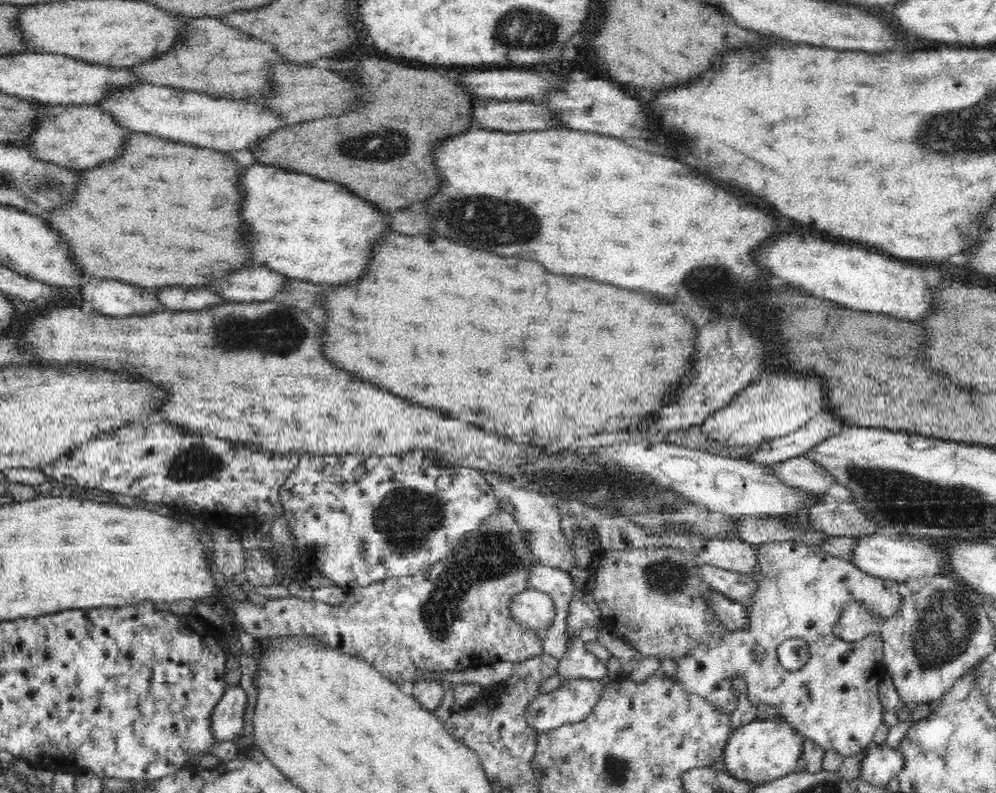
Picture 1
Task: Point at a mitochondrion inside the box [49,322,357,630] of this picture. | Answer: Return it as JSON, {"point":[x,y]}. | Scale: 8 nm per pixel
{"point":[197,462]}

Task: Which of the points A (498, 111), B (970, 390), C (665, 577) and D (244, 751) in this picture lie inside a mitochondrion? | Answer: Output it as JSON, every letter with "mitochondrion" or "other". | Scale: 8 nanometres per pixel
{"A":"other","B":"other","C":"mitochondrion","D":"other"}

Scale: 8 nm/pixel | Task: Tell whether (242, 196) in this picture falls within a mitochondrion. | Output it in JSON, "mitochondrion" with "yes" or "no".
{"mitochondrion":"no"}

